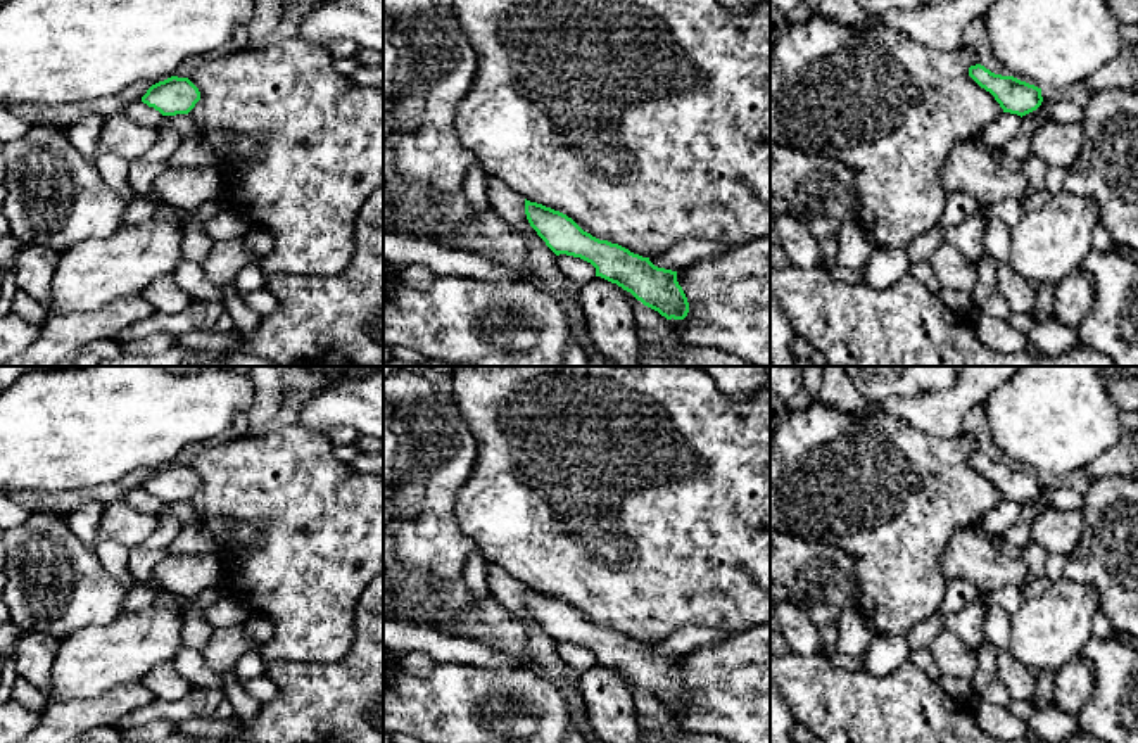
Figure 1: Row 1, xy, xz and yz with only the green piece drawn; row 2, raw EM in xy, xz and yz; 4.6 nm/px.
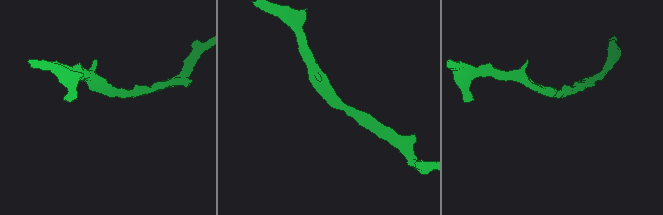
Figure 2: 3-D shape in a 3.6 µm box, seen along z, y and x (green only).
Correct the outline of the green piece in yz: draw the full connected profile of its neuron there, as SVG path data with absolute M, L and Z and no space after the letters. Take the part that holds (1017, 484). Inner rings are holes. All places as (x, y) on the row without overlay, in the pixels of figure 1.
M981 451L969 454L969 463L1000 491L1003 499L1026 503L1036 498L1041 489L1041 475L1014 463L995 461Z

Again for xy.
M171 463L152 472L142 489L162 503L188 501L200 487L199 475L188 465Z

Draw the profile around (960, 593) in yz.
M946 579L946 591L941 608L933 617L915 624L907 632L910 650L914 651L929 648L933 639L945 631L945 622L950 615L958 613L962 608L969 606L974 601L979 601L983 596L984 593L965 579Z

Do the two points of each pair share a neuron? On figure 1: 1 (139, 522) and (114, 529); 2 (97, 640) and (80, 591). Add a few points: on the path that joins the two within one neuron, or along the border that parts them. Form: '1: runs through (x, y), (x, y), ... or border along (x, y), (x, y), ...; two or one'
1: runs through (133, 526), (120, 526); one
2: border along (123, 612), (106, 624), (87, 624), (59, 640); two

